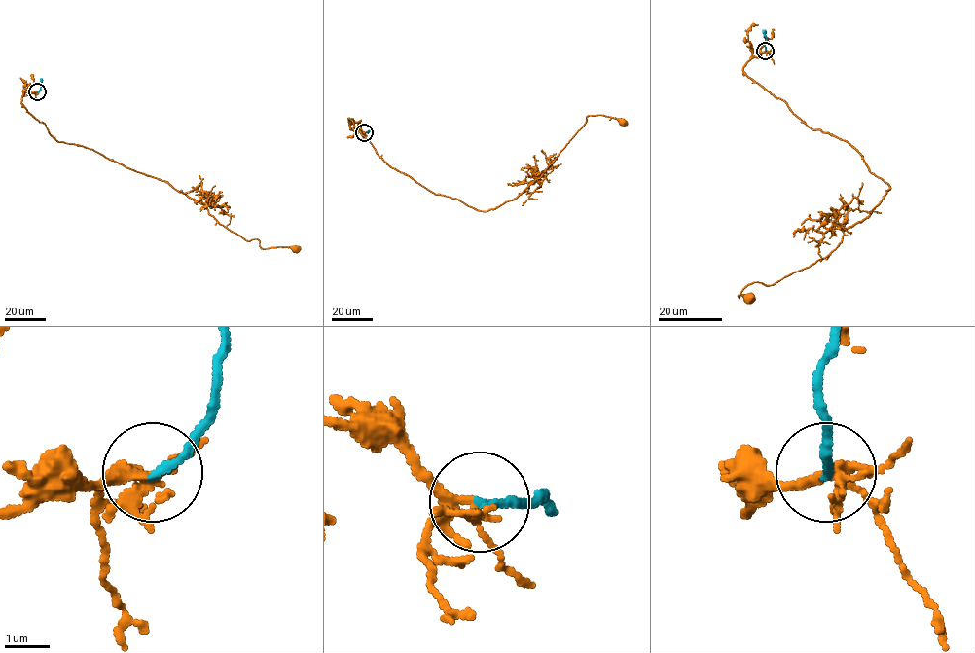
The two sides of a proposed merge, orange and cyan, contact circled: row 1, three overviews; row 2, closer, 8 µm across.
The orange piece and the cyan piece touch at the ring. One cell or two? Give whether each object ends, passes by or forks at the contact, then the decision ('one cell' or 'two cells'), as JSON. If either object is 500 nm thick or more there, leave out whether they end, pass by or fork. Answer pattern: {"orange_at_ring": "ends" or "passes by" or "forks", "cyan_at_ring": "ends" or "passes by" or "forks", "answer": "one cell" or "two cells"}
{"orange_at_ring": "forks", "cyan_at_ring": "ends", "answer": "one cell"}

